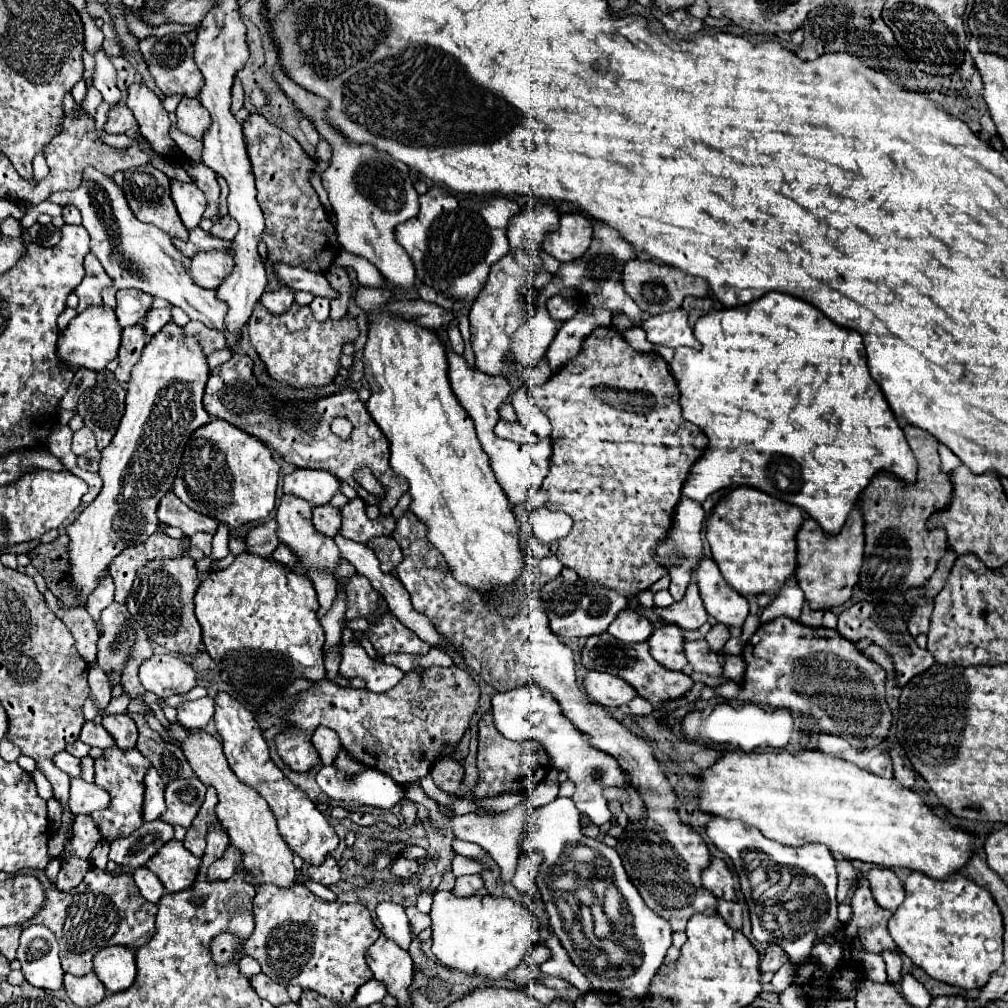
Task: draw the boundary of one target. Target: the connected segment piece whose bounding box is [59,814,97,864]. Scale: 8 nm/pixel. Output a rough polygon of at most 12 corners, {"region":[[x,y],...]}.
{"region":[[91,816],[75,818],[73,836],[59,857],[71,854],[88,860],[97,844]]}

